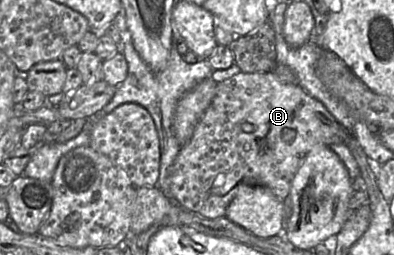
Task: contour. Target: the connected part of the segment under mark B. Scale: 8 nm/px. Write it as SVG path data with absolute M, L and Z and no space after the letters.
M273 72L237 73L217 84L210 106L197 123L191 139L182 146L173 164L168 169L168 197L178 205L199 213L206 218L225 217L226 210L241 184L261 185L271 189L281 200L290 194L294 176L309 151L316 145L345 144L346 130L318 100L311 97L300 86L280 81Z

